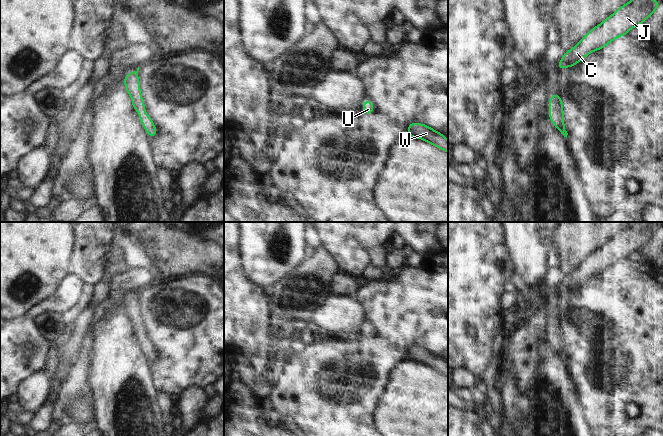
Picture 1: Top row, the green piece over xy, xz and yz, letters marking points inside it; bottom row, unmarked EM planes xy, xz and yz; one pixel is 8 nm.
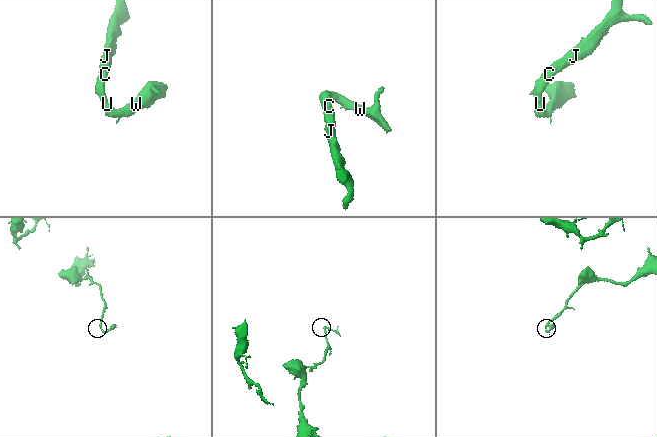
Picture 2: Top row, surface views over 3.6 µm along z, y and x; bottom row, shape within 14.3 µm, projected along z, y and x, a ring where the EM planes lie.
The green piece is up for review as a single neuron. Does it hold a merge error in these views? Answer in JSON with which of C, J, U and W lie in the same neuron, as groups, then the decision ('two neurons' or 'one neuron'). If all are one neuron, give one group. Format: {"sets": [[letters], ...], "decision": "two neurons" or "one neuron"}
{"sets": [["C", "J", "U", "W"]], "decision": "one neuron"}

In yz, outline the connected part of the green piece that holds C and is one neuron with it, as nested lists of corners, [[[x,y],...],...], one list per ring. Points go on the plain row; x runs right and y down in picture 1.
[[[633,222],[625,230],[588,256],[575,271],[565,276],[558,287],[558,293],[573,291],[589,277],[604,272],[609,266],[646,244],[659,231],[661,226],[651,222]]]

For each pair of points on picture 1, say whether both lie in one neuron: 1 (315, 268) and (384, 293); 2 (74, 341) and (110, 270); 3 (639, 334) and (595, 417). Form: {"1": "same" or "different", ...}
{"1": "different", "2": "same", "3": "same"}

